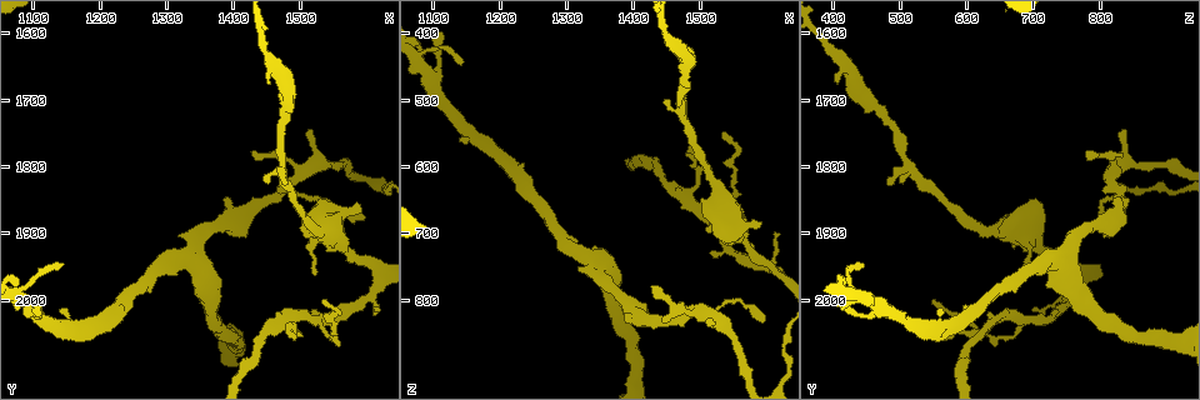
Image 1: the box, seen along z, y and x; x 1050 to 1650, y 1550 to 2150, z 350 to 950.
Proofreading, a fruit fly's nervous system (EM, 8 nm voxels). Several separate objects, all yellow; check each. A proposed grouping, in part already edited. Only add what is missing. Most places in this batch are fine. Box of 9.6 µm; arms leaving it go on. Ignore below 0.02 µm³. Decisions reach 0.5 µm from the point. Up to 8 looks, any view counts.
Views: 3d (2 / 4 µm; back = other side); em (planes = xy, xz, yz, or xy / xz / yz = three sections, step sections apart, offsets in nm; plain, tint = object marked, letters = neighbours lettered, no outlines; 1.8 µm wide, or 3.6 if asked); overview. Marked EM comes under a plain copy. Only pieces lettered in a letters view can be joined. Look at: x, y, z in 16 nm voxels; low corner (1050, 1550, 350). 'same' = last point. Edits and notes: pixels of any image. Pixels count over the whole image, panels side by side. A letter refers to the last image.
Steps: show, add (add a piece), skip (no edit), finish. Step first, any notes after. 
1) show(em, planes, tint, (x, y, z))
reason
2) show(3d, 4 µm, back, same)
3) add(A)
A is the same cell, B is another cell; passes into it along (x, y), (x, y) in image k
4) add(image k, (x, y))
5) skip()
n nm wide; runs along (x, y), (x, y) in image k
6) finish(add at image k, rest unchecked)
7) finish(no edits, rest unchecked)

show(em, xy, step 4, letters, (1455, 1825, 505))
branch stops here

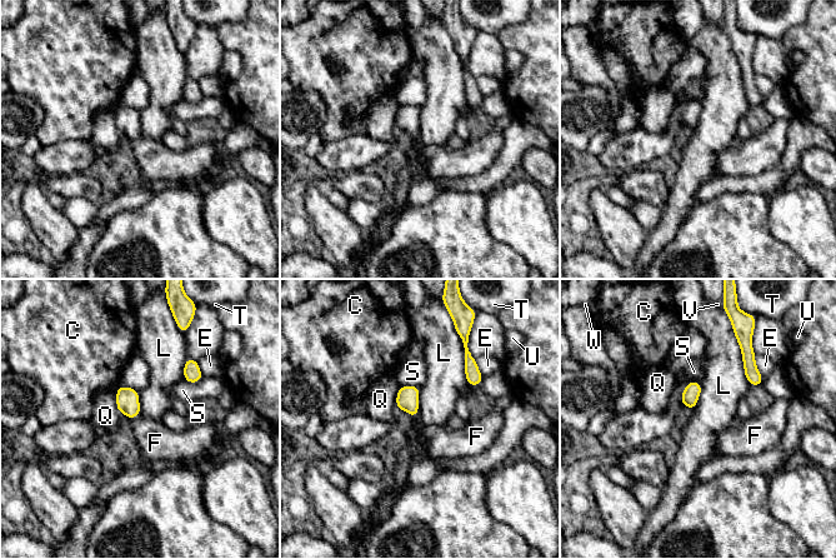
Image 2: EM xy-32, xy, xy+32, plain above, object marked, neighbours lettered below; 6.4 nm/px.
show(em, planes, letters, same)
another direction

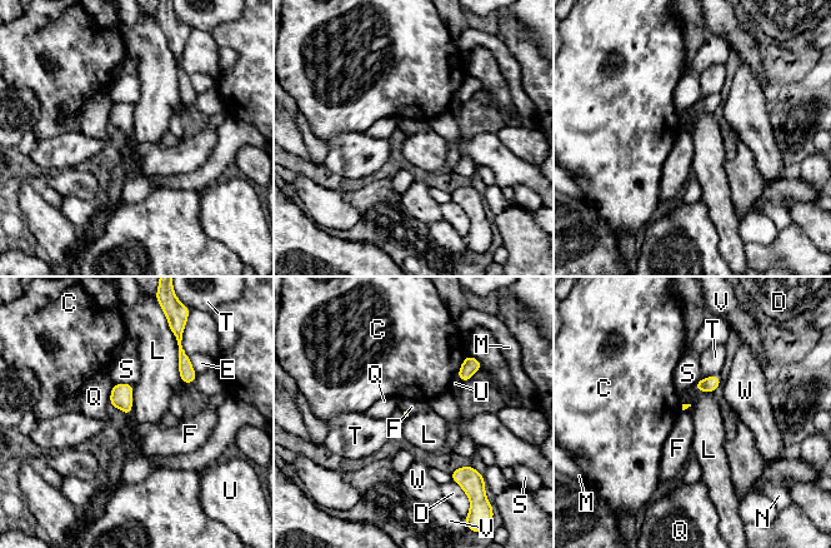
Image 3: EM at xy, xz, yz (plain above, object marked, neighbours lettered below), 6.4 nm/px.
skip()
L touches over 260 nm; C, D, E, F, L, M, N, Q, S, T, U, V and W are other cells; no lettered piece goes on from it

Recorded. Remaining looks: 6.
show(em, yz, step 16, tint, (1535, 2000, 550))
long arm stops here

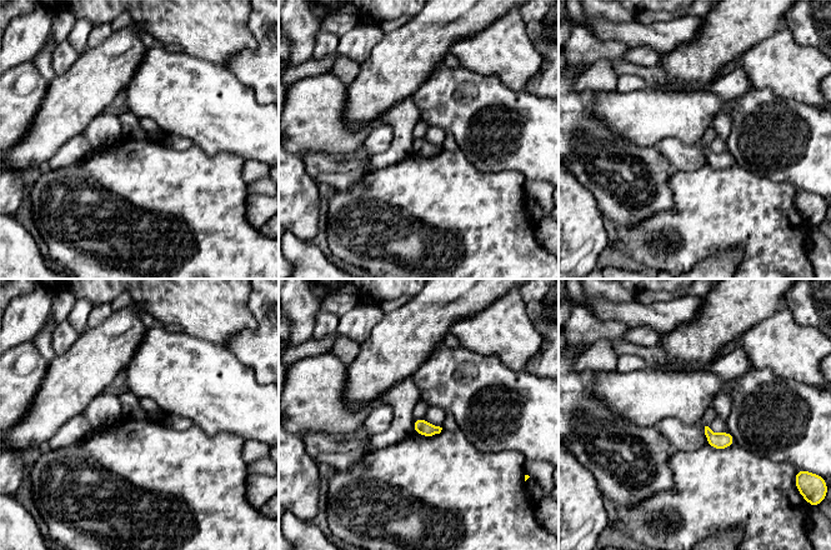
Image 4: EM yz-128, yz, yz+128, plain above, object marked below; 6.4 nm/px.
show(em, planes, tint, same)

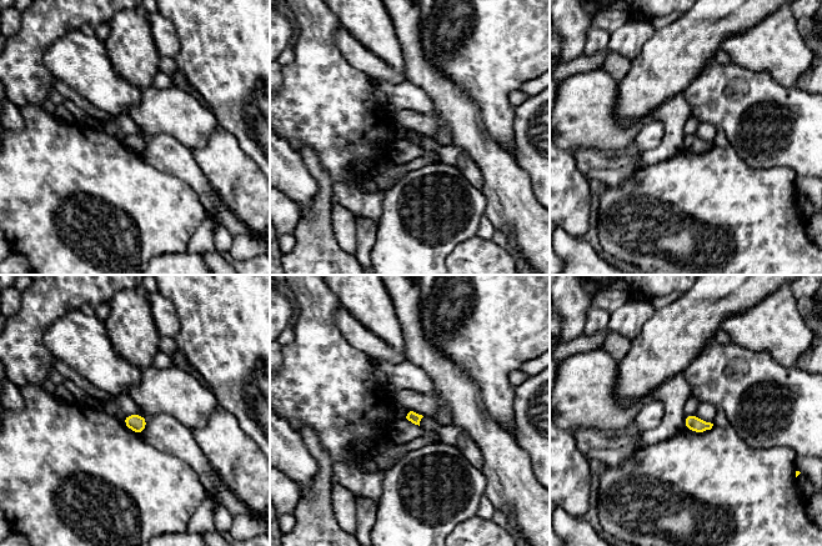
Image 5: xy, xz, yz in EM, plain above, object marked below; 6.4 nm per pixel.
show(em, planes, letters, same)
what lies round it

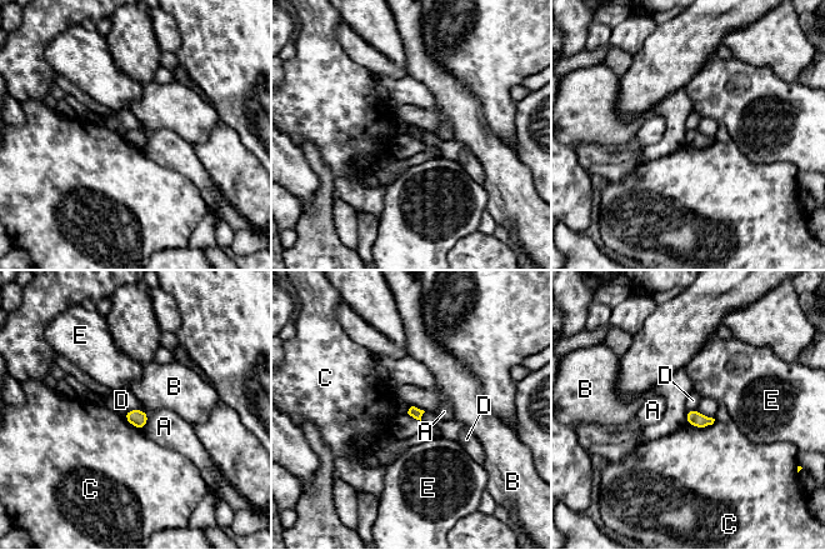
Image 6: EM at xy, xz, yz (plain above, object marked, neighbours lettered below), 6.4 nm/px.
skip()
A, B, C, D and E are other cells; border along (139, 408), (130, 409), (124, 415) in image 6; none of them fits

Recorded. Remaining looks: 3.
show(em, planes, tint, (1445, 1790, 830))
tapers out

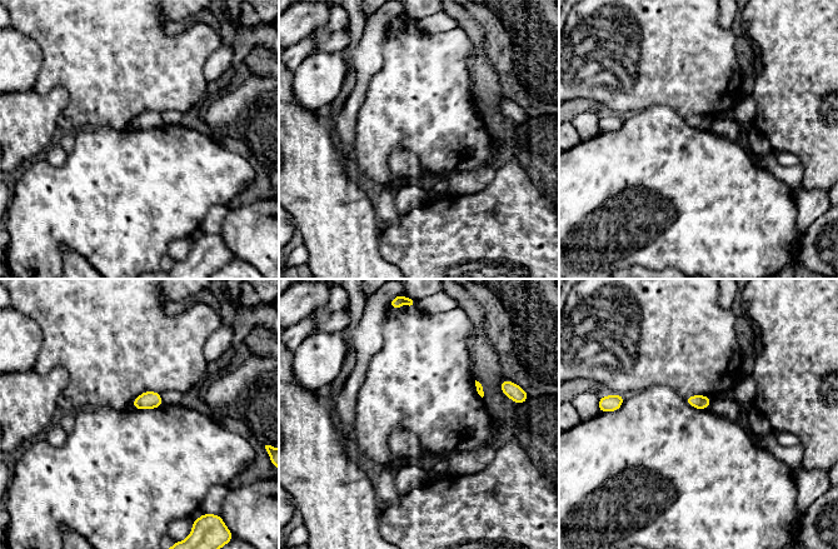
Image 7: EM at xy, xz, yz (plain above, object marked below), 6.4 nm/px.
show(em, planes, letters, same)
what lies round it

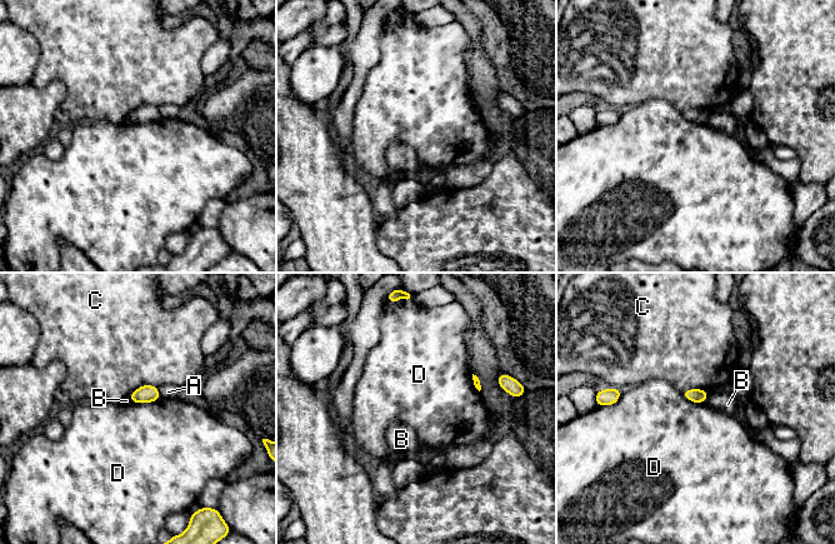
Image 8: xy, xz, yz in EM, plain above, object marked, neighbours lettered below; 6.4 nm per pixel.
skip()
100 nm wide; A, B, C and D are other cells; none of them fits

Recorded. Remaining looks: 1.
show(em, planes, letters, (1140, 2010, 560))
branch stops here

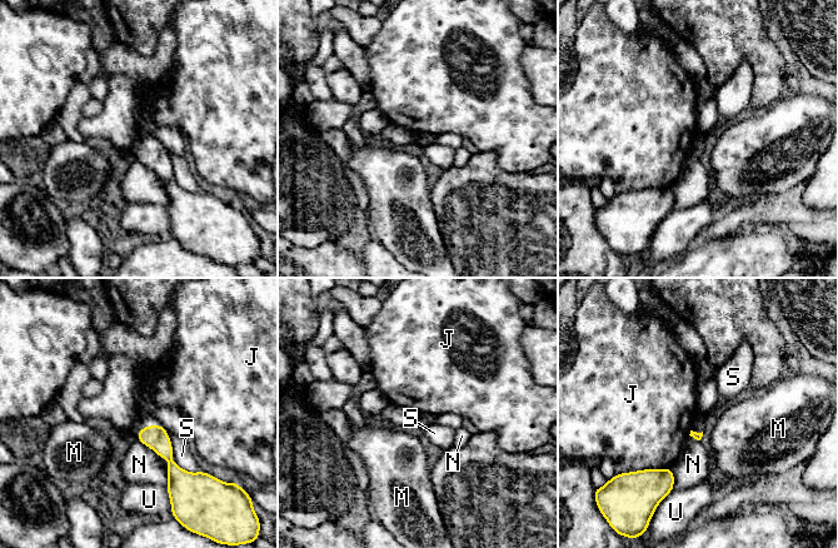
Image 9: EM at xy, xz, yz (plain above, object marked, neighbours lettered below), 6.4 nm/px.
skip()
J, M, N, S and U are other cells; no lettered piece goes on from it

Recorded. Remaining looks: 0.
finish(no edits, rest unchecked)

